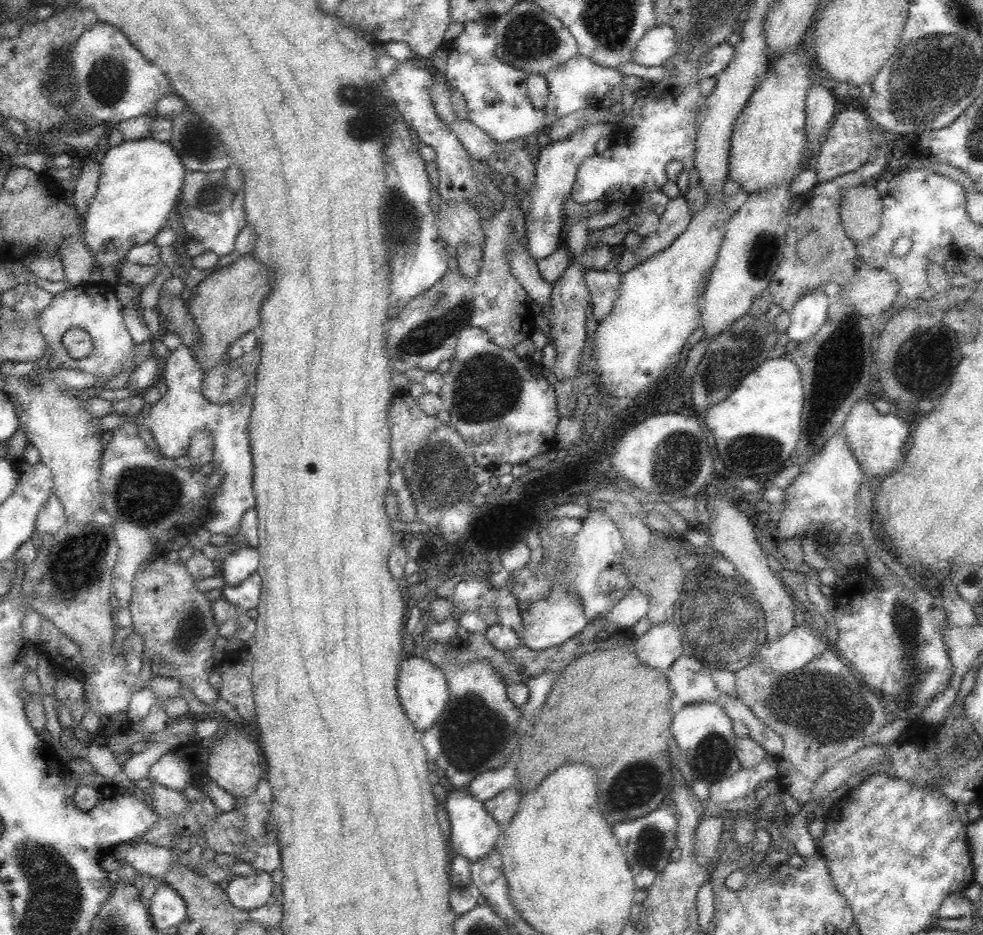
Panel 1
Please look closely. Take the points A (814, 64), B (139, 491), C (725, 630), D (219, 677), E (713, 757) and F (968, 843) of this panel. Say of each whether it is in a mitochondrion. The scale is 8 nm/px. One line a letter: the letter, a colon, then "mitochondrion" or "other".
A: other
B: mitochondrion
C: mitochondrion
D: other
E: mitochondrion
F: other

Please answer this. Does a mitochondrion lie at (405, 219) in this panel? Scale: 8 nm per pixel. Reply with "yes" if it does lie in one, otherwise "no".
yes

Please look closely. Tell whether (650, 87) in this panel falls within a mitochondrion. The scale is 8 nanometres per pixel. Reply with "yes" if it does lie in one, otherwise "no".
no

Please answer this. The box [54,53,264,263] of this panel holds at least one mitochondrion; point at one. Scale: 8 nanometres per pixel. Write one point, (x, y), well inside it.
(109, 82)

